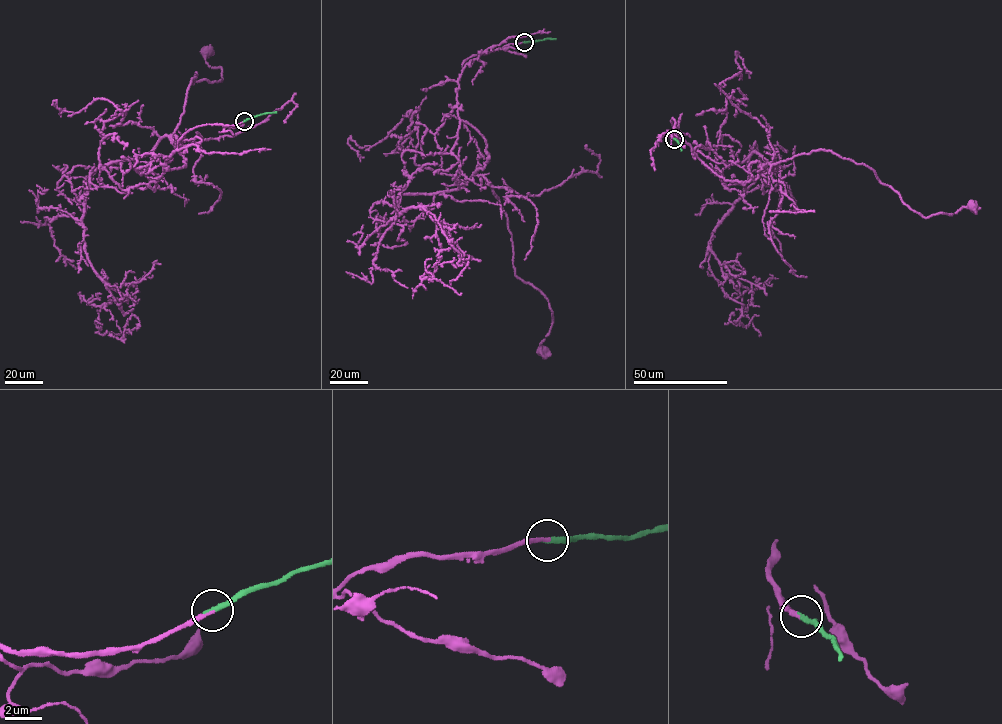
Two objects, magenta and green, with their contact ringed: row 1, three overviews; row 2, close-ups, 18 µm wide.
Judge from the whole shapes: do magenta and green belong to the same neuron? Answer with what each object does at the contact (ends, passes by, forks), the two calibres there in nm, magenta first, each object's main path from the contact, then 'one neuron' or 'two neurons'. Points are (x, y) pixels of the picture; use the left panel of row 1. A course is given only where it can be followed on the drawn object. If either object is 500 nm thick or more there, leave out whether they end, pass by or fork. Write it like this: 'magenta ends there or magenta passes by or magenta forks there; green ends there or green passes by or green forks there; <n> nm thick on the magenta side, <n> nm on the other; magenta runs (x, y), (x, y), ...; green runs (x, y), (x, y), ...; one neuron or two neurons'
magenta ends there; green ends there; 200 nm thick on the magenta side, 280 nm on the other; magenta runs (244, 121), (189, 129), (163, 171), (185, 166), (169, 136), (191, 79), (221, 80), (206, 51); green runs (244, 121), (277, 112); one neuron

